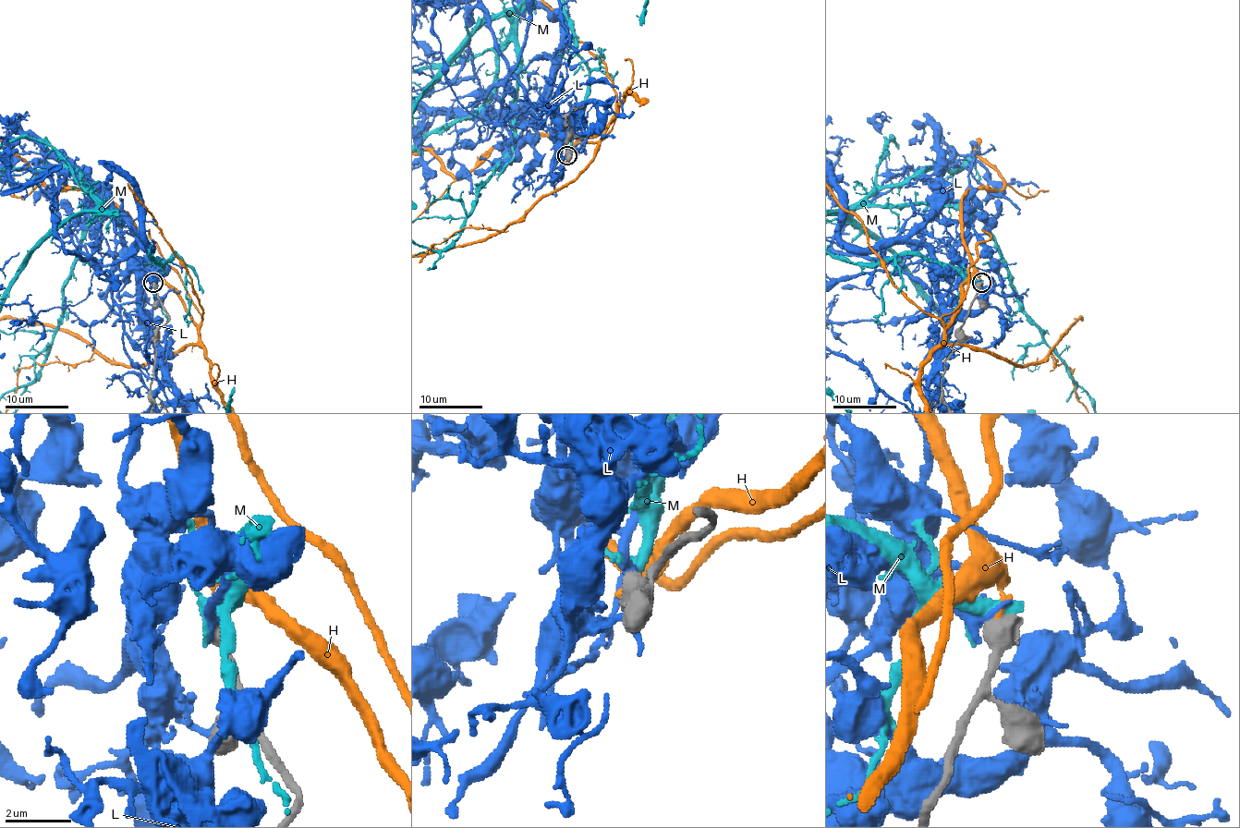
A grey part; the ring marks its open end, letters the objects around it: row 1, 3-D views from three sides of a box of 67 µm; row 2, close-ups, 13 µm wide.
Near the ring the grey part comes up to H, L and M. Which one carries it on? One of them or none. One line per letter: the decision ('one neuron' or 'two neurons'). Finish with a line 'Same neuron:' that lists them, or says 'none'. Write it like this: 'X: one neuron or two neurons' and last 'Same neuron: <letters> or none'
H: two neurons
L: two neurons
M: two neurons
Same neuron: none

